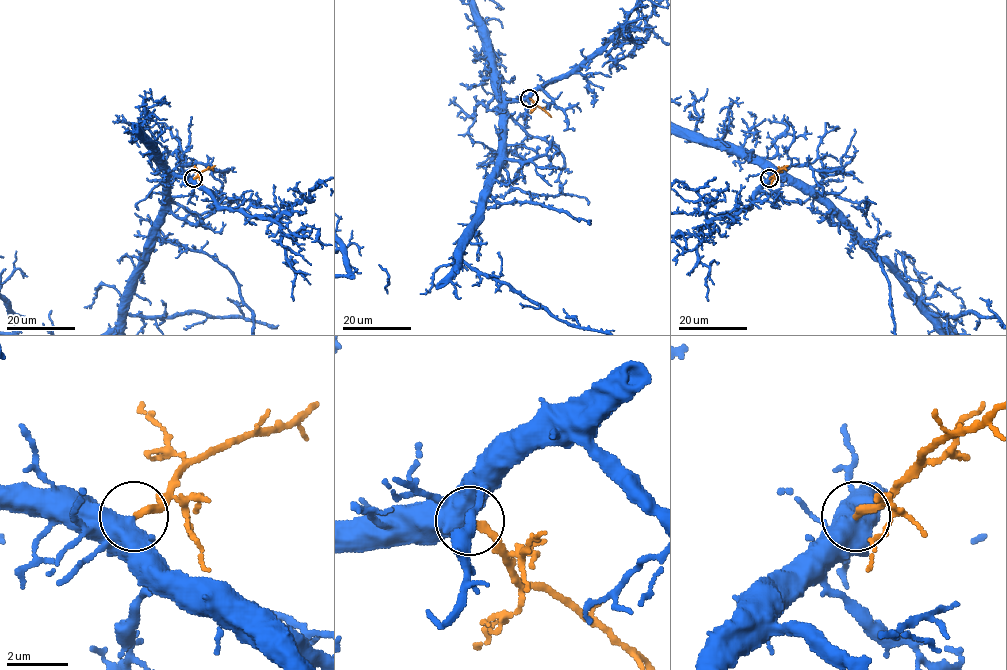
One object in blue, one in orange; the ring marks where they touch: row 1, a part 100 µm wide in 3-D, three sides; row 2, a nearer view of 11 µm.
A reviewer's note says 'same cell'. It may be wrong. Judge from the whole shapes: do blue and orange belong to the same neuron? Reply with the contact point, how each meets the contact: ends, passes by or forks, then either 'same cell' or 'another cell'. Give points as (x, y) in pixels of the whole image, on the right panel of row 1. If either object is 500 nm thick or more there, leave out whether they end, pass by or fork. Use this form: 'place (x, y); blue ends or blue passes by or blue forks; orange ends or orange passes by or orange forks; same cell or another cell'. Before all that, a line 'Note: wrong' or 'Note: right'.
Note: right
place (769, 178); same cell

